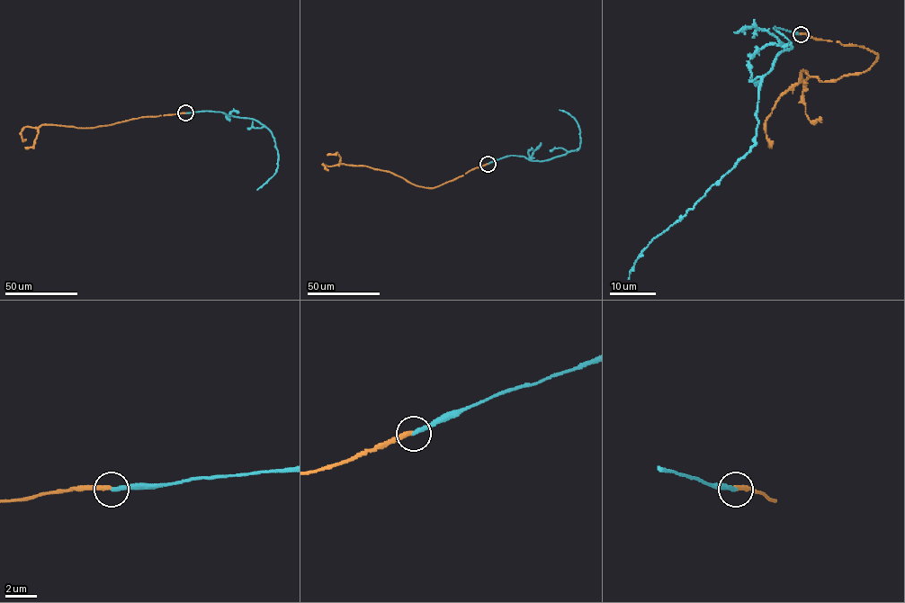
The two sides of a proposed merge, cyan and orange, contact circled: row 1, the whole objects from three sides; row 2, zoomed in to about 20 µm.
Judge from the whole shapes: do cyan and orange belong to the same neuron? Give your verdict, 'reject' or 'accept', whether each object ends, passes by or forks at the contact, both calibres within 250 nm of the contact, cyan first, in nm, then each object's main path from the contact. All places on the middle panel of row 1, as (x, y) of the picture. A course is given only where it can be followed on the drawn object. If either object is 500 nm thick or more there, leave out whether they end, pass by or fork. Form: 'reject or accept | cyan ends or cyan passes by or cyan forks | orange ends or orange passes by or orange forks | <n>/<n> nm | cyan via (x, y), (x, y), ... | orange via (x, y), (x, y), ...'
reject | cyan ends | orange ends | 280/280 nm | cyan via (488, 164), (511, 155), (542, 161), (577, 150), (580, 142), (577, 122), (560, 110) | orange via (488, 164), (433, 188), (415, 185), (389, 172), (366, 166), (323, 165), (328, 170)

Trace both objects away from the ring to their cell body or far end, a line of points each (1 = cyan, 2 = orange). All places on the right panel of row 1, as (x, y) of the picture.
1: (801, 34), (773, 28), (792, 47), (762, 78), (756, 143), (693, 207), (652, 239), (628, 279)
2: (801, 34), (877, 55), (869, 69), (837, 79), (801, 71), (805, 114), (821, 118)

